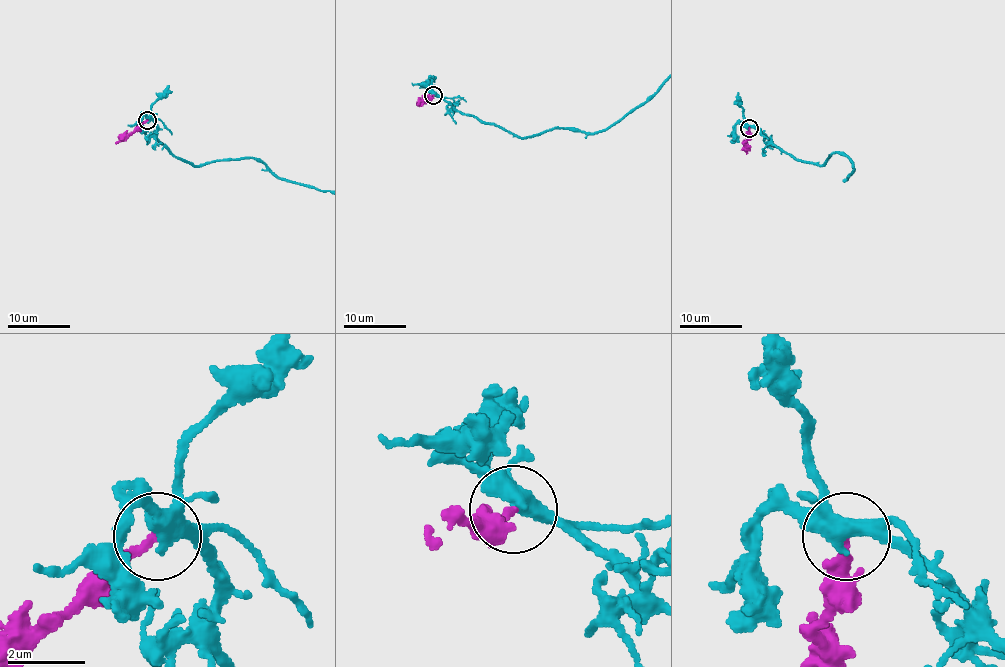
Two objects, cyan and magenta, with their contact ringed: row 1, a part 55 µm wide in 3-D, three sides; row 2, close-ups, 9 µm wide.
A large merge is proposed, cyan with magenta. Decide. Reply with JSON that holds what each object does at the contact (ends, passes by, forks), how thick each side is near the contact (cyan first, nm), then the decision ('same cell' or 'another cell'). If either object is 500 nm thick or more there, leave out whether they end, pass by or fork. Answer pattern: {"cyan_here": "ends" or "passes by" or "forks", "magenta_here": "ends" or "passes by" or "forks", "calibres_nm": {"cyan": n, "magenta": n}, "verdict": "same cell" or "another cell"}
{"cyan_here": "forks", "magenta_here": "ends", "calibres_nm": {"cyan": 400, "magenta": 170}, "verdict": "same cell"}

